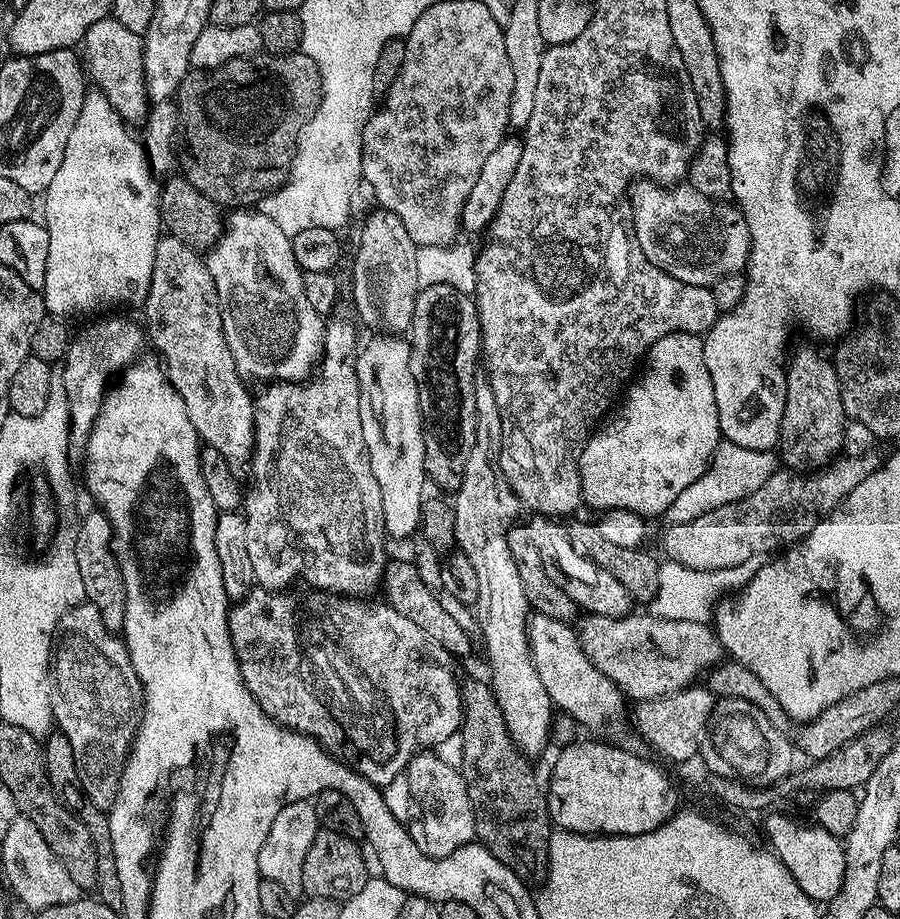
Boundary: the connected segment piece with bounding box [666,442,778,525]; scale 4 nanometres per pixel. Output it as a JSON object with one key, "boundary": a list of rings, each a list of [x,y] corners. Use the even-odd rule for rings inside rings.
{"boundary":[[[722,442],[716,448],[716,453],[708,463],[708,469],[698,478],[698,482],[690,482],[678,498],[674,498],[666,513],[667,523],[685,524],[718,506],[726,506],[735,500],[746,498],[766,482],[778,470],[778,456],[775,451],[746,450],[746,446],[738,446]]]}

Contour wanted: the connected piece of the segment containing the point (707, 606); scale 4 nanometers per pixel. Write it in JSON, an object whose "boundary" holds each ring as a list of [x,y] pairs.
{"boundary":[[[665,559],[658,570],[658,590],[650,605],[651,615],[663,620],[711,621],[714,609],[721,597],[735,593],[748,584],[750,578],[754,578],[760,565],[761,561],[754,559],[742,562],[738,566],[730,566],[726,570],[694,570],[690,566],[682,566],[678,562]]]}

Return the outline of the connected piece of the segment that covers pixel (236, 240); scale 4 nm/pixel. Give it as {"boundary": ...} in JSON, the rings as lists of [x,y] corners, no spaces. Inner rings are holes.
{"boundary":[[[236,210],[227,217],[224,233],[216,239],[211,248],[207,249],[206,259],[210,270],[210,278],[214,278],[214,290],[222,314],[222,330],[226,334],[226,346],[230,346],[230,354],[234,354],[234,366],[241,378],[248,382],[251,382],[251,380],[260,380],[259,382],[299,382],[313,375],[314,369],[320,363],[320,357],[324,354],[324,326],[326,320],[325,317],[318,314],[318,310],[314,310],[310,306],[310,301],[306,298],[304,273],[301,272],[298,262],[294,258],[291,236],[287,236],[274,221],[266,218],[266,214],[262,211]]]}

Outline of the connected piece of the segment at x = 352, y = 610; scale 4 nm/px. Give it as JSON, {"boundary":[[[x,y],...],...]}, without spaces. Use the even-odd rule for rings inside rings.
{"boundary":[[[253,587],[245,600],[240,600],[237,604],[235,601],[231,605],[228,613],[228,633],[232,639],[232,648],[236,651],[236,661],[240,664],[244,684],[271,720],[282,728],[291,728],[293,732],[300,732],[303,736],[314,737],[329,756],[335,756],[377,786],[385,786],[394,779],[401,779],[412,757],[425,746],[437,746],[448,736],[459,733],[460,725],[464,722],[464,698],[459,681],[456,682],[454,678],[454,658],[445,647],[439,646],[417,624],[410,622],[410,618],[398,614],[398,610],[394,610],[386,602],[368,604],[372,602],[364,598],[345,598],[319,590],[292,591]]]}

